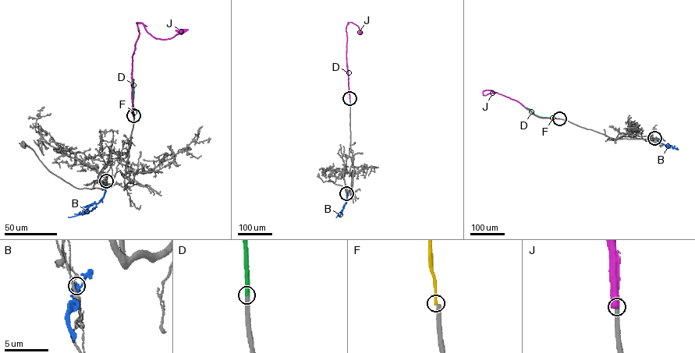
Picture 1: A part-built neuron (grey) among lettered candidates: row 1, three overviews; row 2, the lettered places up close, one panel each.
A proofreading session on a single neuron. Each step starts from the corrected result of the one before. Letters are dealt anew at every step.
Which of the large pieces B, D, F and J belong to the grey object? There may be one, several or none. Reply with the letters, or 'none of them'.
D

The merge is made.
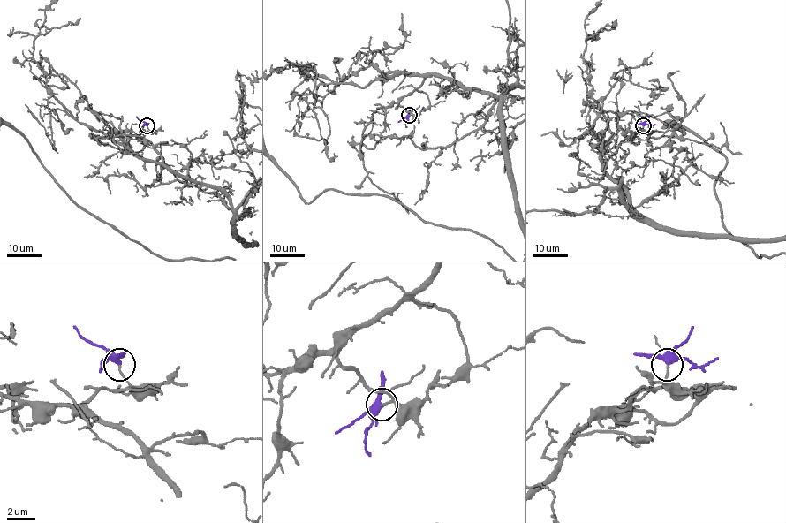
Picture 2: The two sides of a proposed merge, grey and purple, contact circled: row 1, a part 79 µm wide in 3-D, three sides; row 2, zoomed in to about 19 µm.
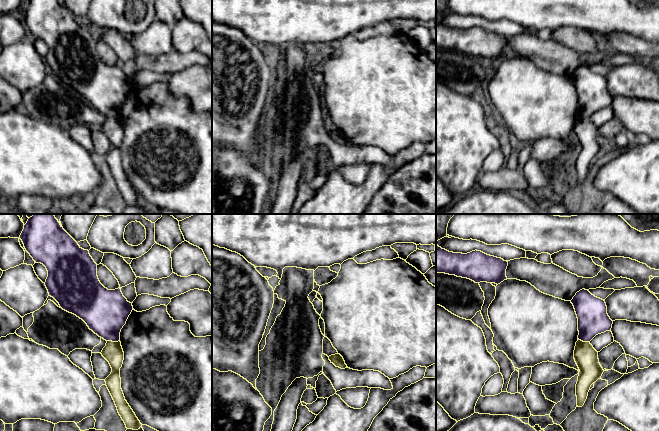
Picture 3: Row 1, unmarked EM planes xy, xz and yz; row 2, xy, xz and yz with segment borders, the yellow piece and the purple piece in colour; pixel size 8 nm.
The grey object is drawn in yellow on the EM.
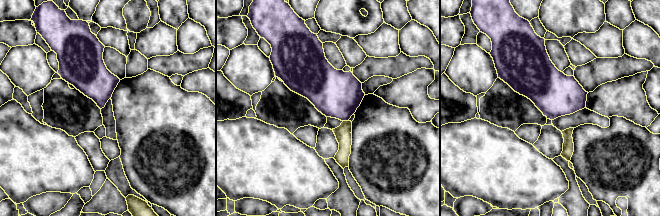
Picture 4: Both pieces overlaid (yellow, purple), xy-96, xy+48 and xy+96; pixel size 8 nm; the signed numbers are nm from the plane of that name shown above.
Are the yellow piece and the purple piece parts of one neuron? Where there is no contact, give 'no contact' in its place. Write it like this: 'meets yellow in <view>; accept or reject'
meets yellow in xy; reject

